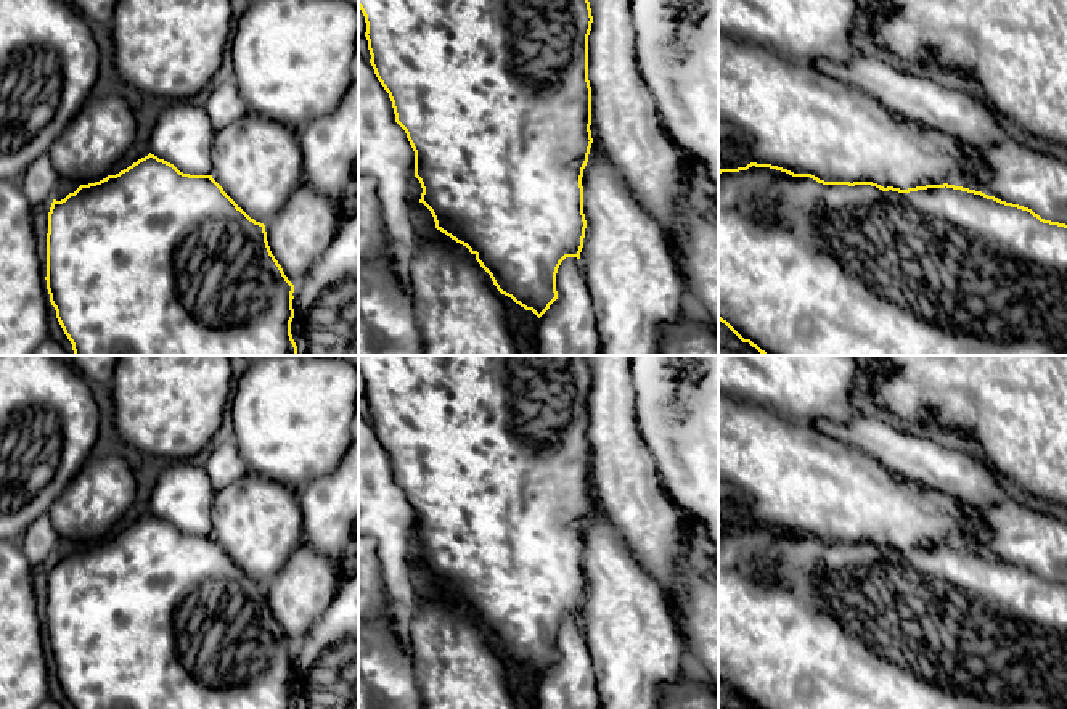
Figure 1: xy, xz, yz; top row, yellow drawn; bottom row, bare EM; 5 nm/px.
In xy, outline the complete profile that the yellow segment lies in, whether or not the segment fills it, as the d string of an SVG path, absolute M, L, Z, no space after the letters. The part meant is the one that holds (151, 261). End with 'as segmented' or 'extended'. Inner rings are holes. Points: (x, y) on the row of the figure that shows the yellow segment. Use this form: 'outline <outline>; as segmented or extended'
outline M151 153L116 175L80 185L61 201L53 199L48 212L45 280L50 302L74 355L297 355L291 334L294 285L270 251L265 225L251 219L212 175L183 174Z; as segmented

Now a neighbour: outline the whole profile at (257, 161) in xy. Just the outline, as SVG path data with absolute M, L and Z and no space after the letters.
M251 111L215 132L211 162L212 178L264 225L304 183L299 130Z

